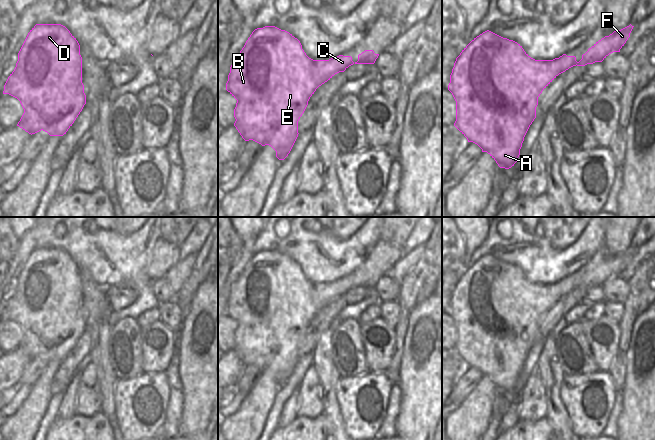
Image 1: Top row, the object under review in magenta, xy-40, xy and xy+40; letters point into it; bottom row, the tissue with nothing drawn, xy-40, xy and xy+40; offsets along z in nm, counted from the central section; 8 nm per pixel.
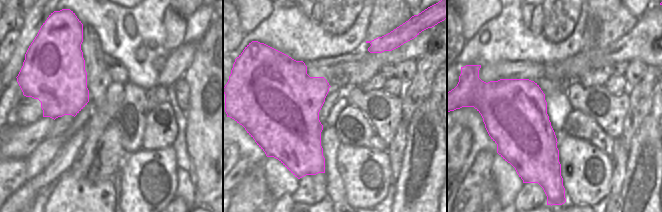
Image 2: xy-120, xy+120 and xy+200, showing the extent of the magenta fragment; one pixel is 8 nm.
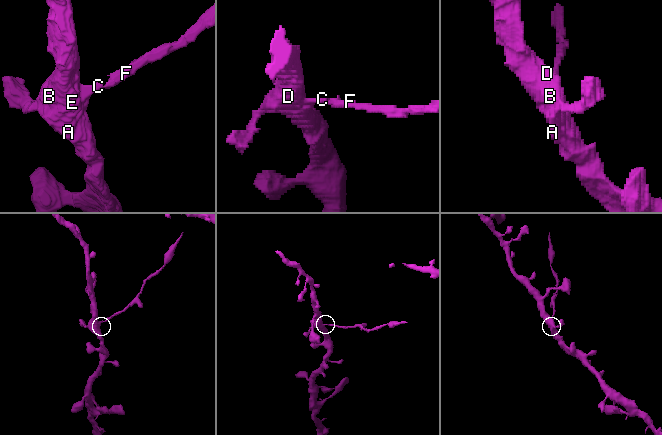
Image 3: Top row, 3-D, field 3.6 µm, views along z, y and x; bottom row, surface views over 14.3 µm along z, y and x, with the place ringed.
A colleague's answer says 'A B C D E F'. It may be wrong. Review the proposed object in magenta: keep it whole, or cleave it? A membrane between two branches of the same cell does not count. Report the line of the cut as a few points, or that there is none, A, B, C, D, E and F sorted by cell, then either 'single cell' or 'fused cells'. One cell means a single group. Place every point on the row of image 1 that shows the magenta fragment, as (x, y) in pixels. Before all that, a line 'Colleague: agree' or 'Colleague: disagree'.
Colleague: disagree
xy+40 (578, 62), (576, 64) | A B C D E / F | fused cells

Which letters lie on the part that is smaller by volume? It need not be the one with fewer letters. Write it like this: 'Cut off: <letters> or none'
Cut off: F

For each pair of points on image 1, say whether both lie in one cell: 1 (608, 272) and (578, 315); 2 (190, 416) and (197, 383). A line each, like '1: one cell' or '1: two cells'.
1: two cells
2: one cell

